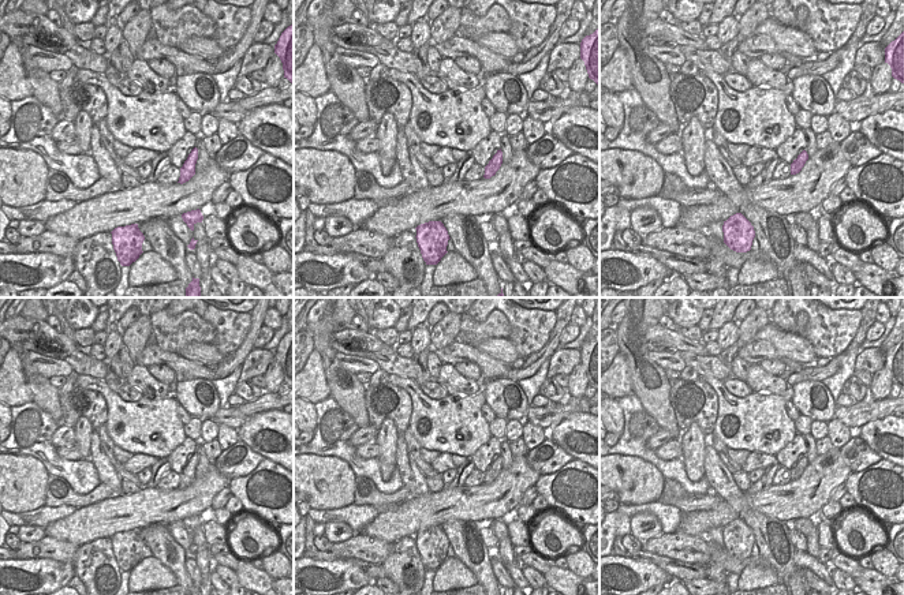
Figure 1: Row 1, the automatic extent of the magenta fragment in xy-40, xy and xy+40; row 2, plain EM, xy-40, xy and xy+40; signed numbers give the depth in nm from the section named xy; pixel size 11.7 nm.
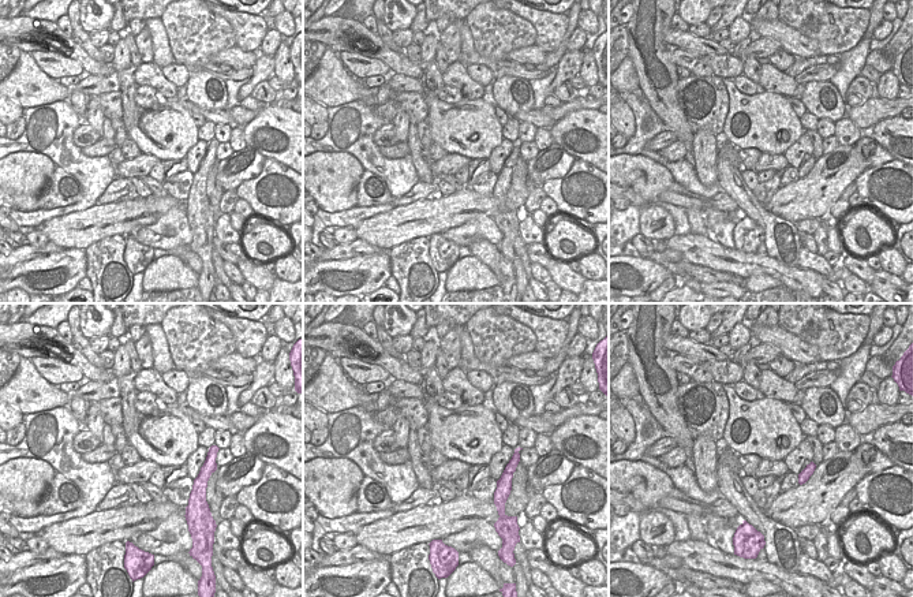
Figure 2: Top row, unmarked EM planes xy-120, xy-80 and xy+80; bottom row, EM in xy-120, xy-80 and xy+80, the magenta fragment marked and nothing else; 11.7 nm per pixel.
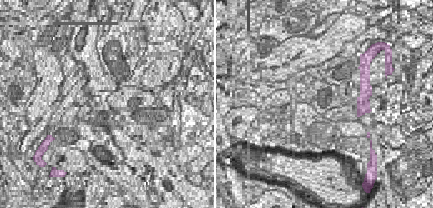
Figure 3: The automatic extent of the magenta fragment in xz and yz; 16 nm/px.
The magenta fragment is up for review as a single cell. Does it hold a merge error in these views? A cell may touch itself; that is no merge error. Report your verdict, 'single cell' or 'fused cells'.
fused cells

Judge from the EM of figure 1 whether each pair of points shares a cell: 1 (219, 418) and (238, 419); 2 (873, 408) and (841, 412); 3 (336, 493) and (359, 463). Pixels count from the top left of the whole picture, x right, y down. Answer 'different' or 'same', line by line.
1: same
2: same
3: different

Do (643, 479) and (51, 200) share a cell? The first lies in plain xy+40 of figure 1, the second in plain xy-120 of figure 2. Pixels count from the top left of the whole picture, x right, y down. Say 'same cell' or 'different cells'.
different cells

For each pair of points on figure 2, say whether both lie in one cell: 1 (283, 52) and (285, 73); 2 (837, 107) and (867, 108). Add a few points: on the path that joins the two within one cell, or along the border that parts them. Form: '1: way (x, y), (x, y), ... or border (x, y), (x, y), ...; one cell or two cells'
1: way (283, 58), (283, 67); one cell
2: border (848, 107), (845, 115); two cells

